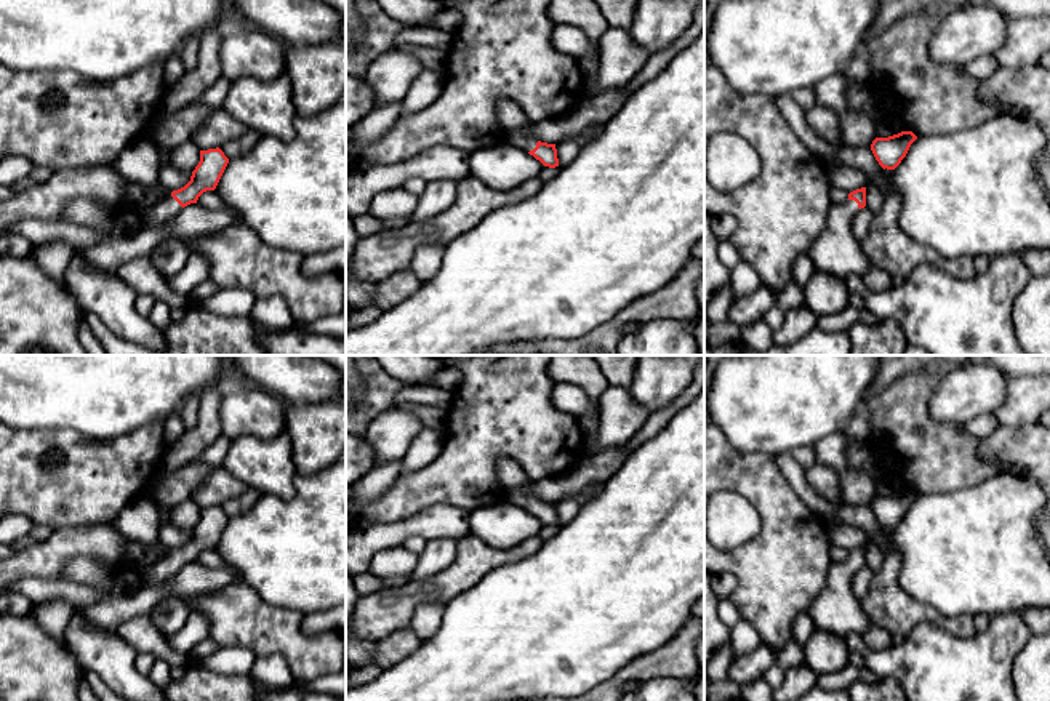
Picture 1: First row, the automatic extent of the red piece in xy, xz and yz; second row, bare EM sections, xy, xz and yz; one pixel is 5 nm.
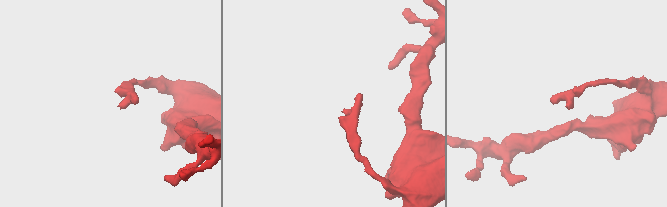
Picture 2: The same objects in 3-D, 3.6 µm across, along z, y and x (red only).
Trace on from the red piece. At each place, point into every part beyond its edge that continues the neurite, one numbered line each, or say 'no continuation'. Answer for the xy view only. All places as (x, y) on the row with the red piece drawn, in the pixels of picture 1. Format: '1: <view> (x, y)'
1: xy (162, 212)

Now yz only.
1: yz (836, 250)

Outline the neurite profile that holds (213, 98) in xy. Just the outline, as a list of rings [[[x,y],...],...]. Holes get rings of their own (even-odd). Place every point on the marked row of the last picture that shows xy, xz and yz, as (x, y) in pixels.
[[[221,75],[195,102],[206,106],[213,110],[222,107],[227,96],[230,80]]]

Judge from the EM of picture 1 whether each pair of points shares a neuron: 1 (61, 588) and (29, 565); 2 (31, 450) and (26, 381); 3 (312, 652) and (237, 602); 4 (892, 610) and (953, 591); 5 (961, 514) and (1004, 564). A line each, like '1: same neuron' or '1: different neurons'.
1: different neurons
2: different neurons
3: same neuron
4: different neurons
5: same neuron

